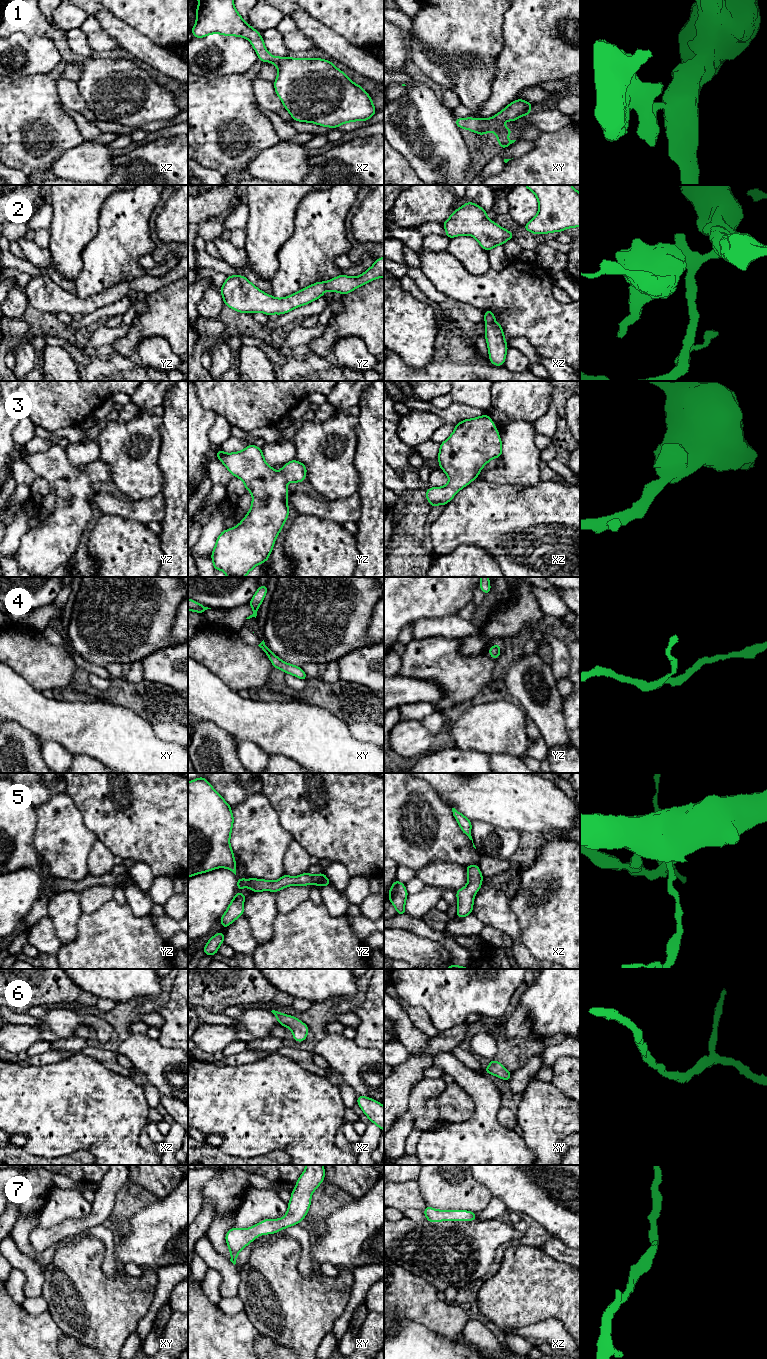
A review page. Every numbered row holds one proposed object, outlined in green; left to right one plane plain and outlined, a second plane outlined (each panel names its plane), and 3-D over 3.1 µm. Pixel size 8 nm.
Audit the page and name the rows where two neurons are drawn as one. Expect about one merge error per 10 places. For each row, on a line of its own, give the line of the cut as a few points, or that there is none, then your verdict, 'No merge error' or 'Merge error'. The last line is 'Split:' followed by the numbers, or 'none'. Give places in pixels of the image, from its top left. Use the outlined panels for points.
1: No split. No merge error
2: No split. No merge error
3: No split. No merge error
4: No split. No merge error
5: No split. No merge error
6: No split. No merge error
7: No split. No merge error
Split: none

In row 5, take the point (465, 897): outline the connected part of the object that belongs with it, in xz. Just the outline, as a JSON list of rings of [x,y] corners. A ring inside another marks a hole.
[[[469,865],[465,869],[468,873],[468,882],[465,887],[456,891],[458,902],[456,916],[459,918],[466,917],[473,912],[474,897],[481,888],[483,880],[478,865]]]

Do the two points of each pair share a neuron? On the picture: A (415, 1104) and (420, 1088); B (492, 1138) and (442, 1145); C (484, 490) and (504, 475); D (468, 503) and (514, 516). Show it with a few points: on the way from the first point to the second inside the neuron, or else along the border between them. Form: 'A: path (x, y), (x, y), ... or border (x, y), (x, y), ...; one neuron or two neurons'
A: path (418, 1100), (420, 1092); one neuron
B: path (480, 1145), (454, 1145); one neuron
C: border (476, 478), (482, 481), (517, 485); two neurons
D: path (479, 514), (503, 516); one neuron

